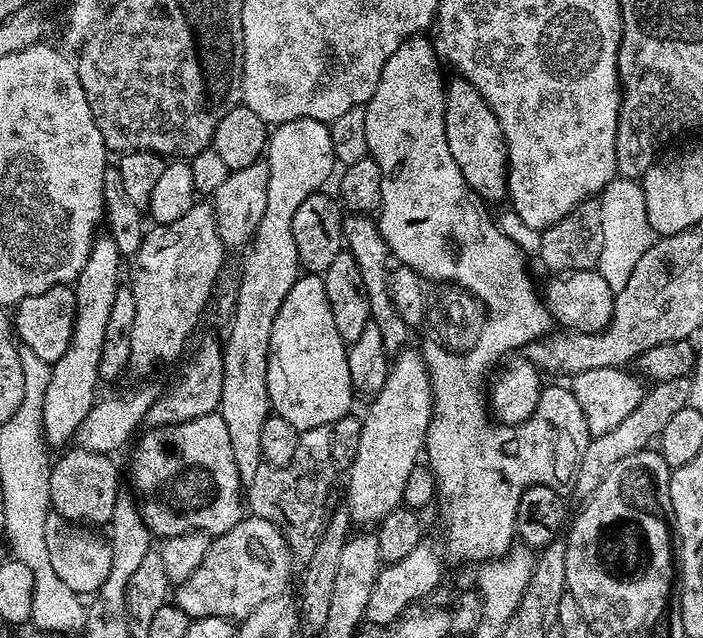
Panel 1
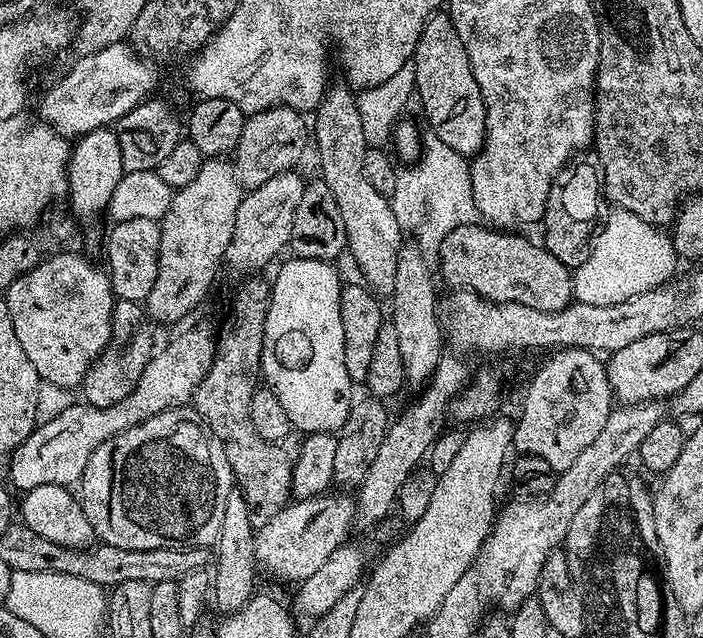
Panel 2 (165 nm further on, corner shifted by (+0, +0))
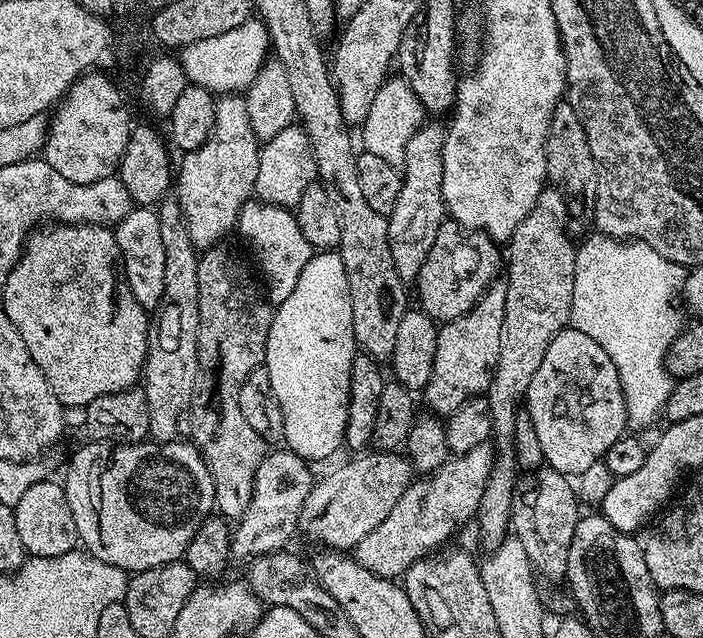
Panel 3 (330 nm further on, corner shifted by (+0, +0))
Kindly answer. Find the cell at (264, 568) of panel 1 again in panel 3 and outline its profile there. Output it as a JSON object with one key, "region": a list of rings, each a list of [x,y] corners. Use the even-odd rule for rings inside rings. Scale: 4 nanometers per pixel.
{"region":[[[368,450],[357,460],[348,460],[341,468],[333,470],[329,476],[324,476],[315,481],[312,489],[308,491],[306,502],[300,511],[302,521],[302,532],[305,532],[312,540],[317,540],[320,546],[328,550],[352,550],[370,530],[381,525],[386,514],[390,513],[398,498],[402,497],[409,484],[414,480],[412,465],[399,451],[381,452],[379,450]]]}

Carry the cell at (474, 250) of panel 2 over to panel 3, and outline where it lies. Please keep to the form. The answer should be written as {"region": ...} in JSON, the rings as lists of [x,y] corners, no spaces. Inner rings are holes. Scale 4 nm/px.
{"region":[[[451,218],[445,219],[438,230],[438,238],[434,238],[434,246],[430,246],[430,254],[426,254],[426,262],[422,262],[422,270],[414,281],[416,296],[420,299],[419,311],[425,312],[437,322],[458,318],[476,305],[478,298],[482,298],[482,294],[501,272],[502,248],[497,241],[491,240],[485,232],[473,232]]]}

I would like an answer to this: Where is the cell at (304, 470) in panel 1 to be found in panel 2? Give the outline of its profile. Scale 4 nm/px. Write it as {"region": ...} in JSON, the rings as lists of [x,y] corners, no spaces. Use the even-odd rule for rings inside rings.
{"region":[[[260,278],[241,279],[244,281],[237,286],[232,305],[228,308],[228,317],[220,328],[220,336],[218,332],[215,337],[216,353],[212,365],[196,387],[191,403],[200,421],[224,444],[226,462],[230,462],[235,487],[244,495],[249,509],[257,517],[267,518],[278,514],[290,503],[294,456],[284,449],[283,443],[262,438],[262,434],[254,430],[254,422],[246,411],[244,379],[261,371],[260,355],[270,295],[269,281],[256,279]]]}

